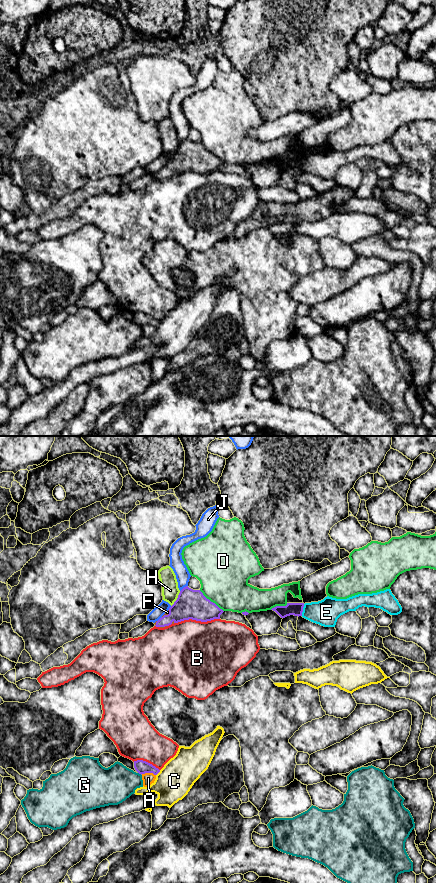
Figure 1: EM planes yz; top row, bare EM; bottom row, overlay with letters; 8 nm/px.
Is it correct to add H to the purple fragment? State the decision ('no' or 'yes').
no

